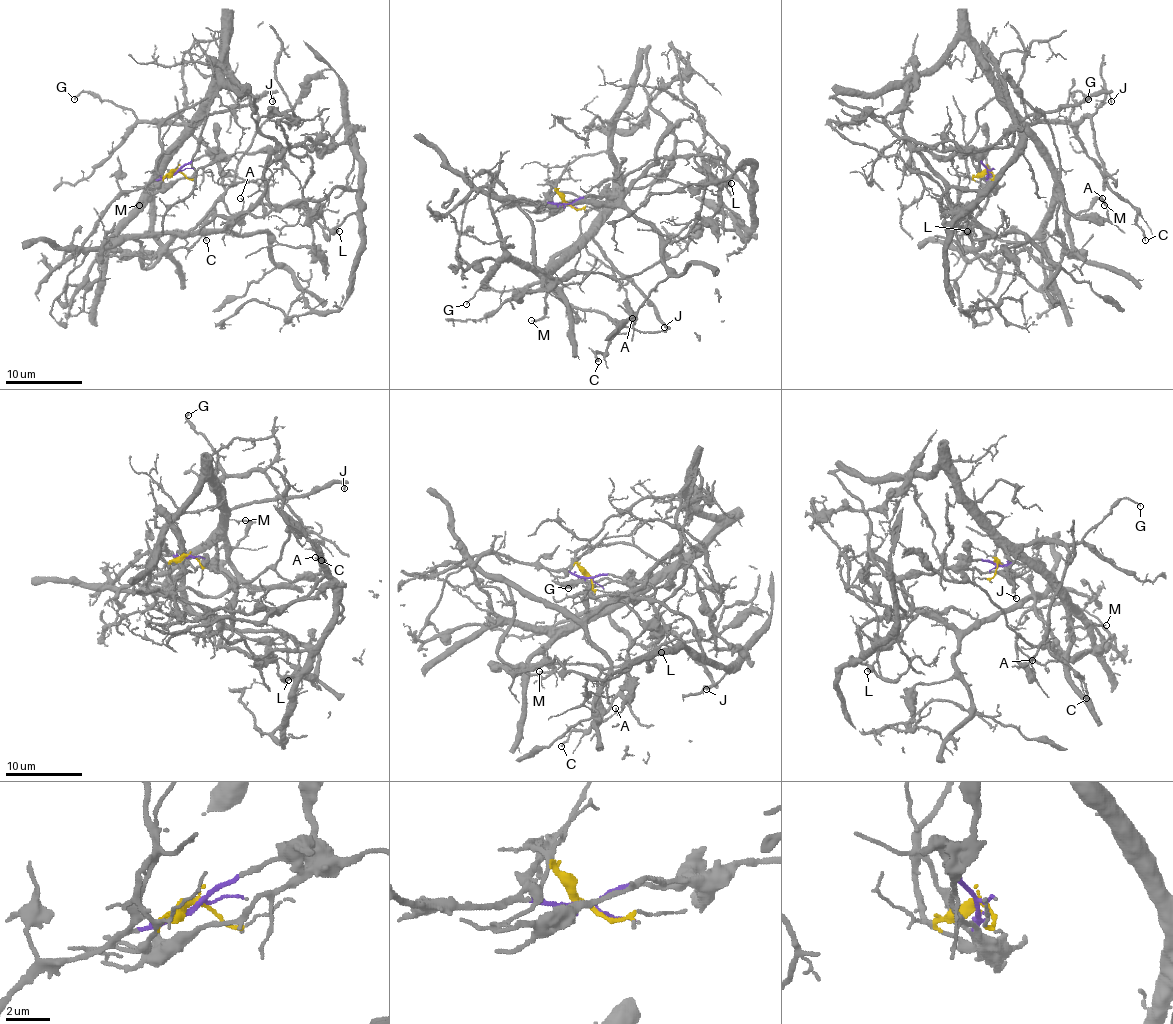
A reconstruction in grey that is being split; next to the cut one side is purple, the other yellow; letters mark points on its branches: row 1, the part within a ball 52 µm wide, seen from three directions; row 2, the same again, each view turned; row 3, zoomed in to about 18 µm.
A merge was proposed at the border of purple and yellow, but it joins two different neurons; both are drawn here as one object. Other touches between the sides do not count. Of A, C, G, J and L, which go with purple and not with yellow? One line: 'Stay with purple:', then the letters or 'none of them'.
Stay with purple: A, L

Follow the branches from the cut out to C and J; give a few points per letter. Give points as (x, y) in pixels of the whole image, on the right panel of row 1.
C: (988, 171), (971, 177), (967, 142), (994, 98), (1025, 123), (1088, 117), (1106, 183), (1137, 212), (1144, 241)
J: (988, 171), (971, 177), (967, 142), (994, 98), (1021, 117), (1092, 94), (1112, 102)

